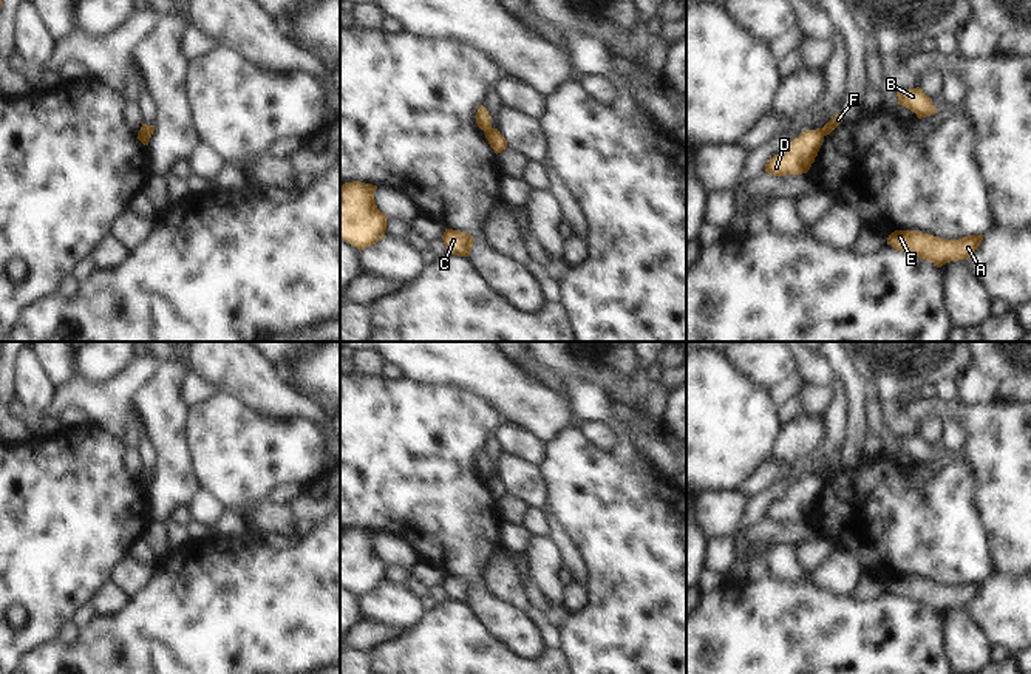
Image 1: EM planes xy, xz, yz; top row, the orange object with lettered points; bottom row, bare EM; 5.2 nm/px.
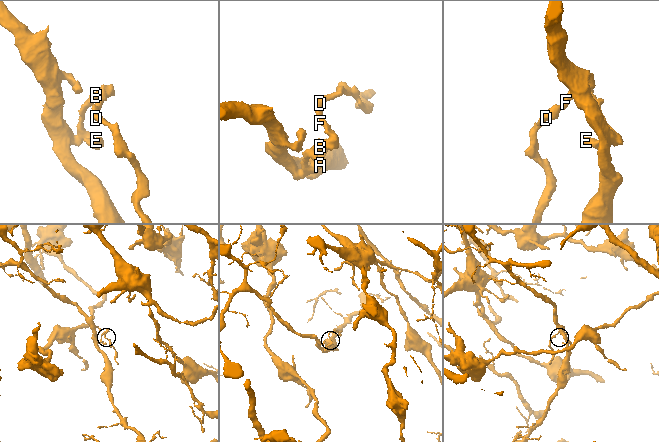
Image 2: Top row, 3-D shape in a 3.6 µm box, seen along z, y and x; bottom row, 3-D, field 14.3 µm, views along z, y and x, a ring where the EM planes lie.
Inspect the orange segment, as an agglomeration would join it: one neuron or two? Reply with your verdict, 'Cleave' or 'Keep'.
Cleave

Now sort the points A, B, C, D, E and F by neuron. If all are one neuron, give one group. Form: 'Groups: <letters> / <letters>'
Groups: A B C E F / D

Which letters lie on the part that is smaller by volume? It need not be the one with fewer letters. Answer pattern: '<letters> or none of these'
D

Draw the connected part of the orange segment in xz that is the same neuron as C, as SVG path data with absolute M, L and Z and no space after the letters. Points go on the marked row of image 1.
M445 229L442 235L442 241L447 247L448 254L454 254L459 257L468 257L471 246L475 243L473 237L467 232Z

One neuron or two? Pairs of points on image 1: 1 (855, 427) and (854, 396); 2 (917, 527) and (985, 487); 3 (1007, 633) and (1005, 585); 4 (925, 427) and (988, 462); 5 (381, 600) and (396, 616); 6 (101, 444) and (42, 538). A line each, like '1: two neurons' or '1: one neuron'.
1: one neuron
2: two neurons
3: one neuron
4: two neurons
5: one neuron
6: one neuron

